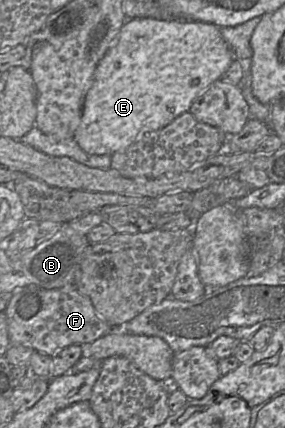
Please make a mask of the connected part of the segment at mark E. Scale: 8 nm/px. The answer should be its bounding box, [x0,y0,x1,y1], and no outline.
[74,19,235,155]

